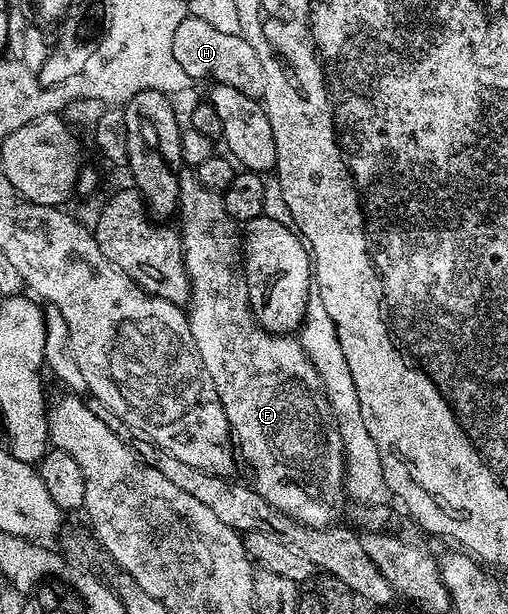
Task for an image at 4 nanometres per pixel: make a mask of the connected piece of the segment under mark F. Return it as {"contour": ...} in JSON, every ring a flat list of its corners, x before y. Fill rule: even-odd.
{"contour":[[183,173,180,178,178,208,180,219,182,218,182,265,184,274,190,277,191,307,189,306,188,317,192,340,196,340,200,360,204,360,208,376,212,376,212,384,216,384,216,396,220,396,224,416,228,416,237,457,241,461,243,458,247,468,254,473,252,485,258,495,268,500,268,504,272,504,281,514,287,514,295,522,301,522,303,526,329,528,339,521,338,506,334,502,344,498,346,457,320,376,297,337,269,334,254,319,254,313,250,311,246,279,240,273,244,262,244,238,239,223,228,216,221,193,205,190,193,173],[297,482,303,482,307,491,301,490],[317,490,326,502,314,502,310,494]]}

